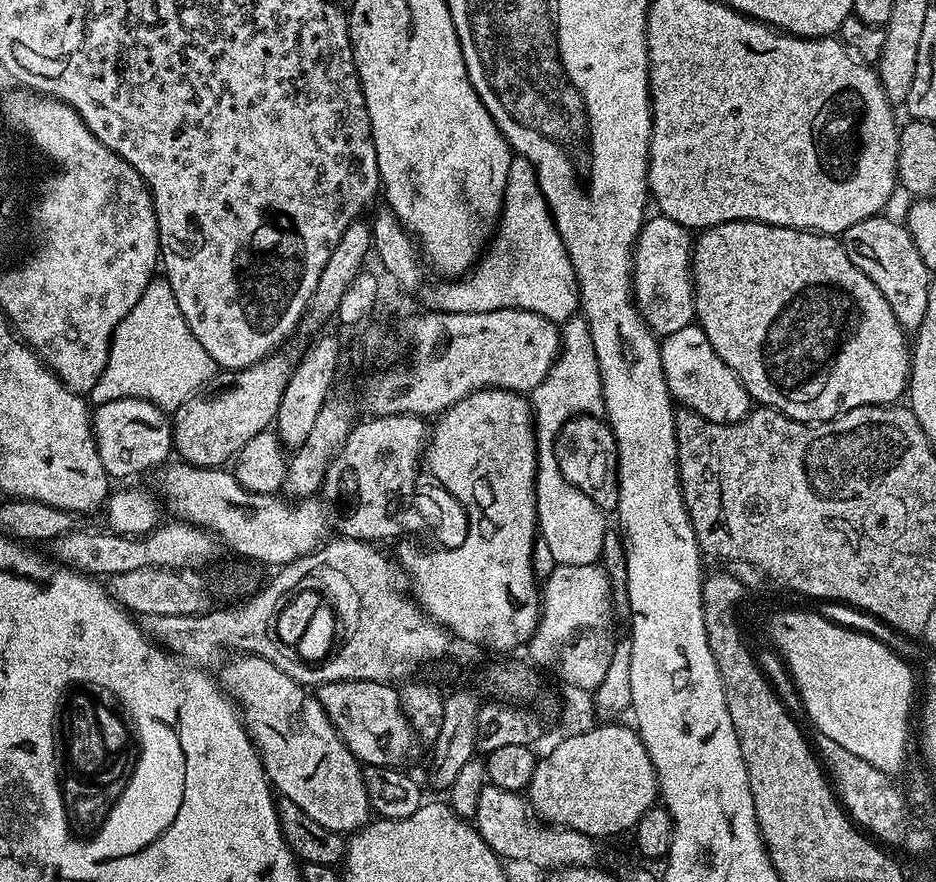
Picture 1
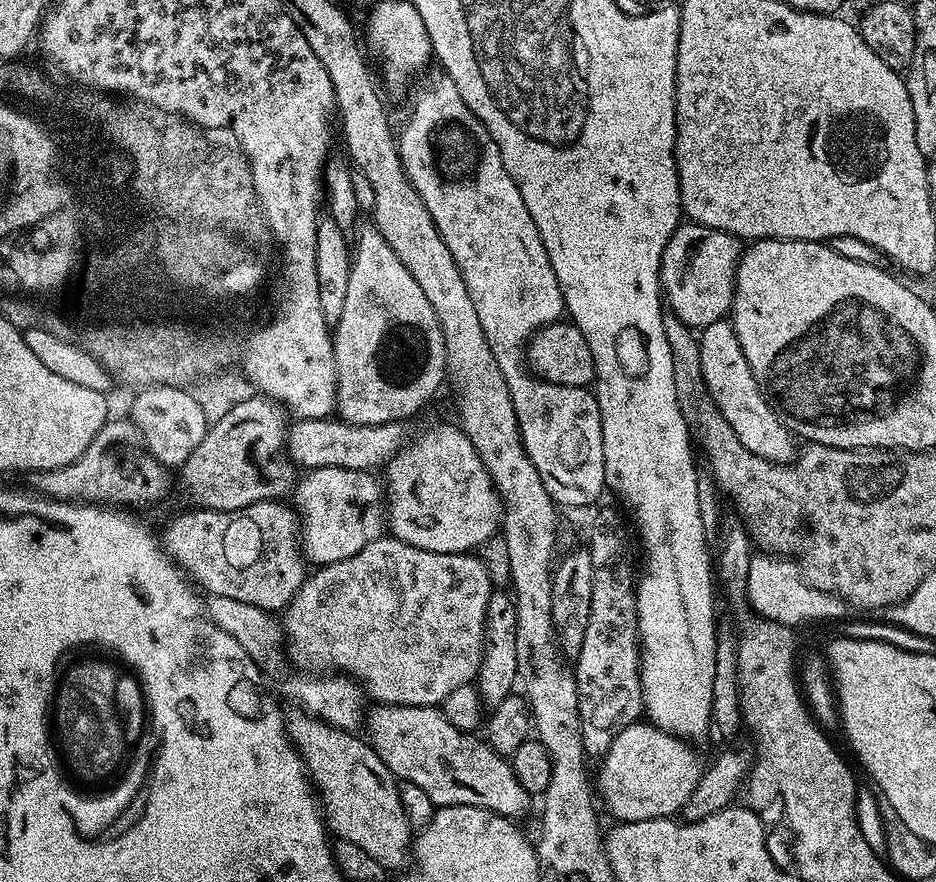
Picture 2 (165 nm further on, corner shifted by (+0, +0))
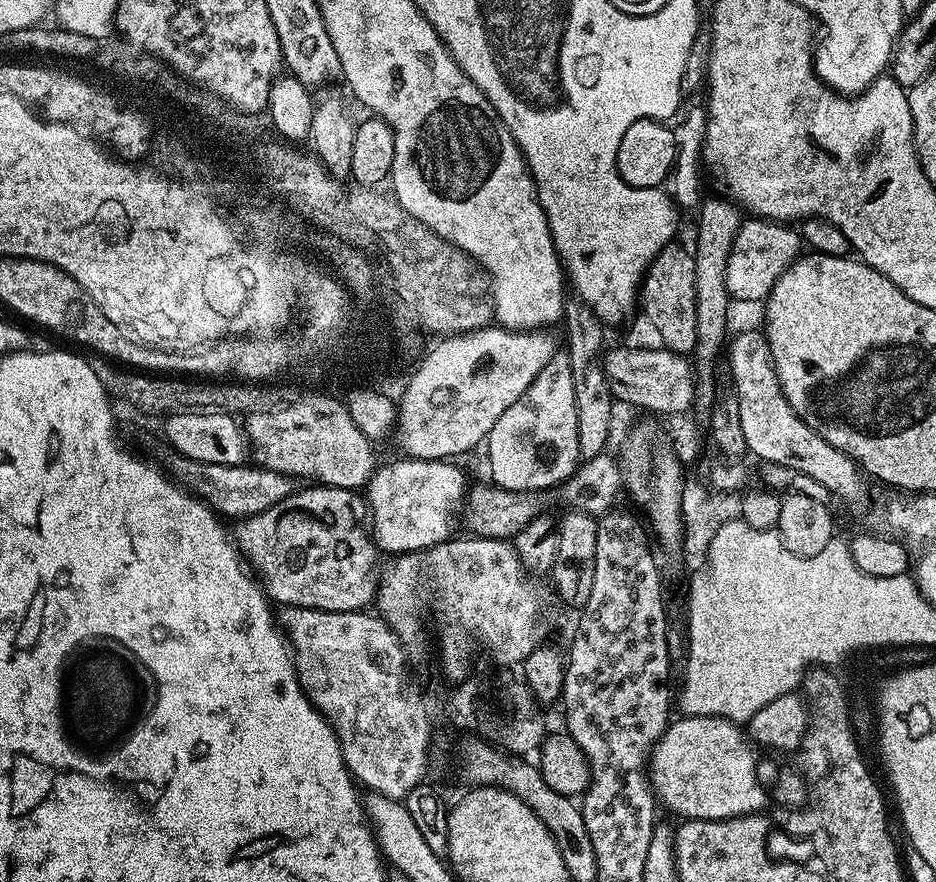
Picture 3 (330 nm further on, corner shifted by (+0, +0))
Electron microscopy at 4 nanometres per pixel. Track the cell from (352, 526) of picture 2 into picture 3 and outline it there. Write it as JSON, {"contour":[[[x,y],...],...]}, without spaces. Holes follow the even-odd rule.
{"contour":[[[399,458],[393,464],[381,463],[366,485],[366,499],[370,505],[370,531],[376,547],[381,553],[403,554],[405,552],[423,552],[446,540],[453,539],[452,527],[456,524],[456,516],[461,515],[466,504],[466,493],[470,488],[470,480],[464,477],[459,463],[452,460],[413,460]]]}

